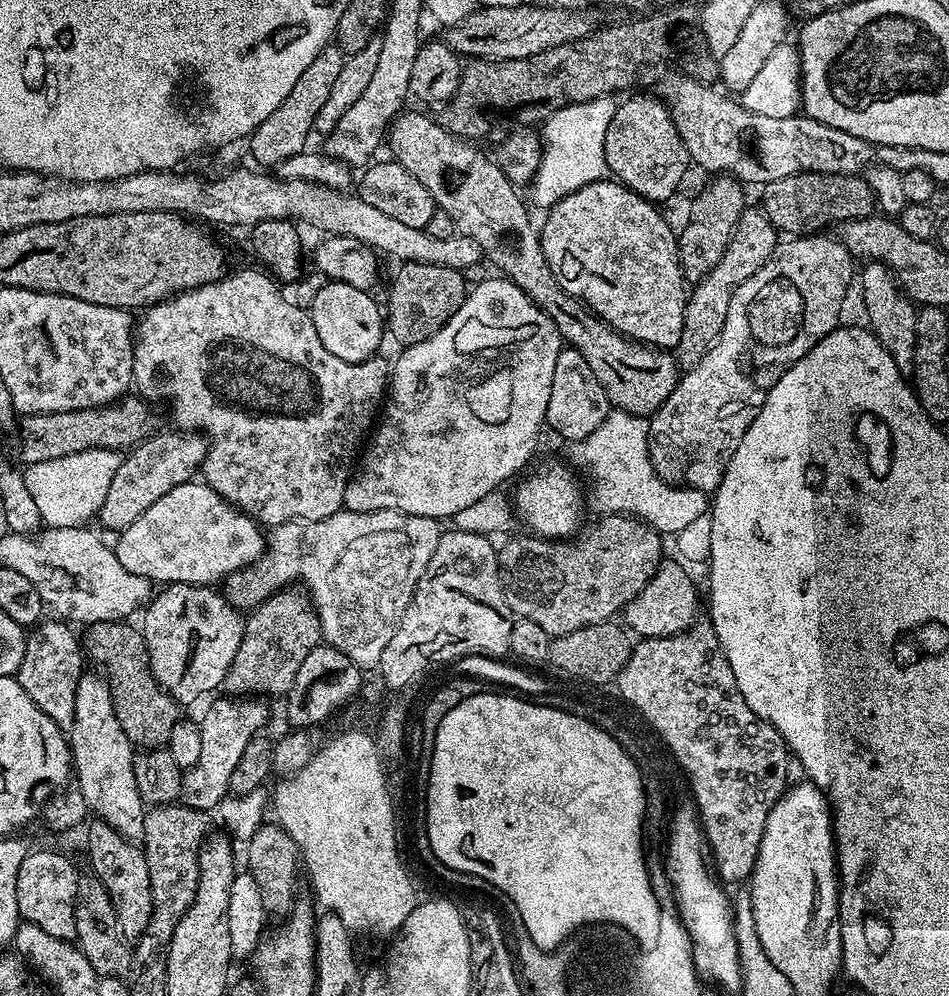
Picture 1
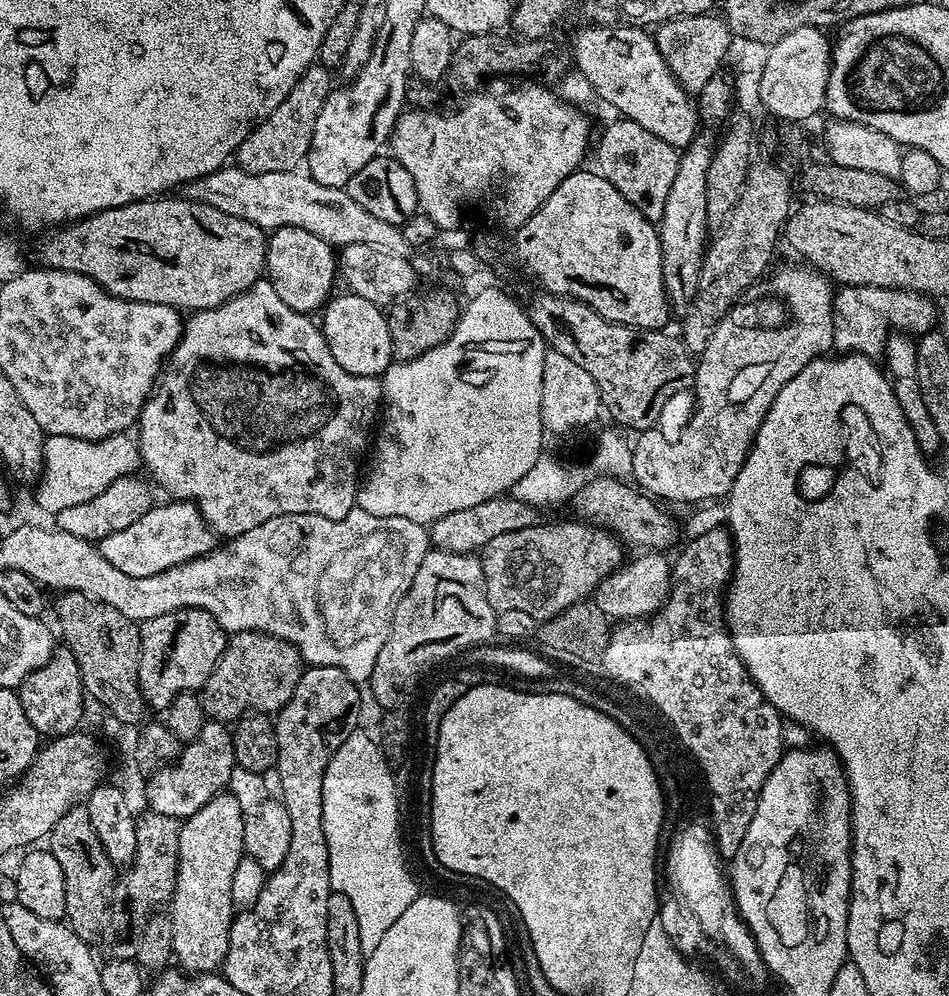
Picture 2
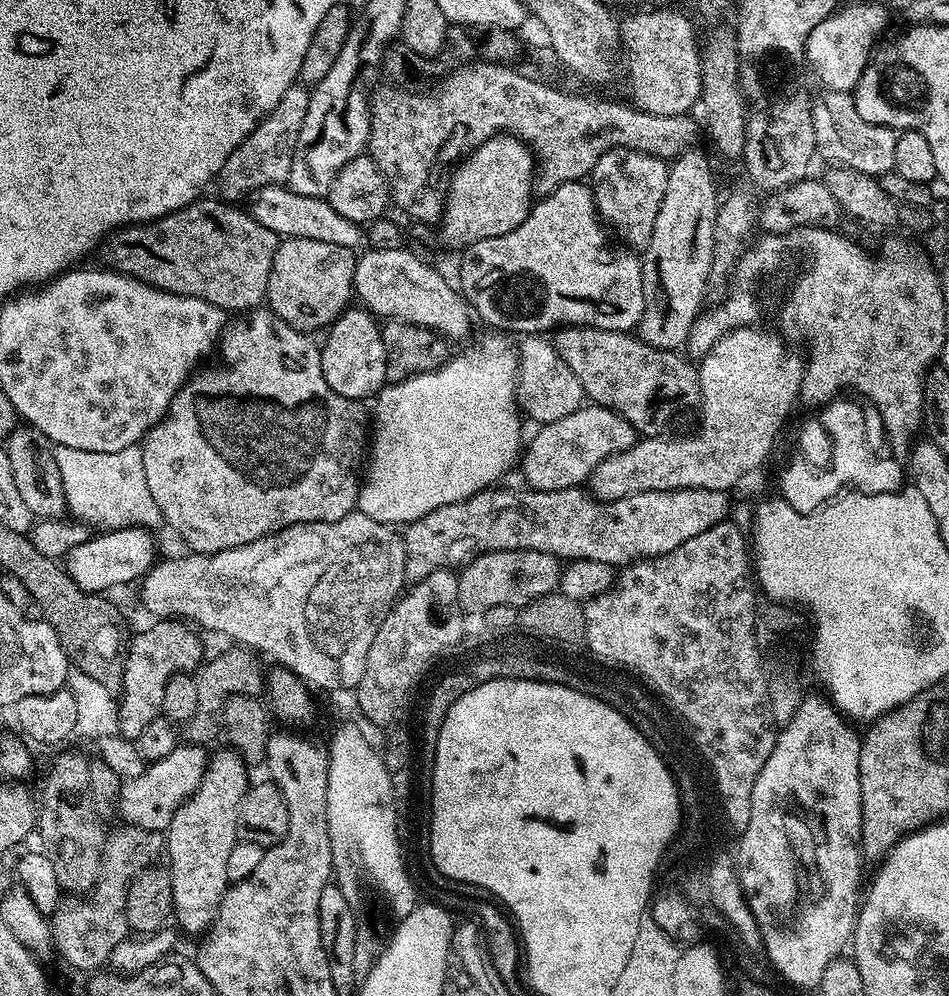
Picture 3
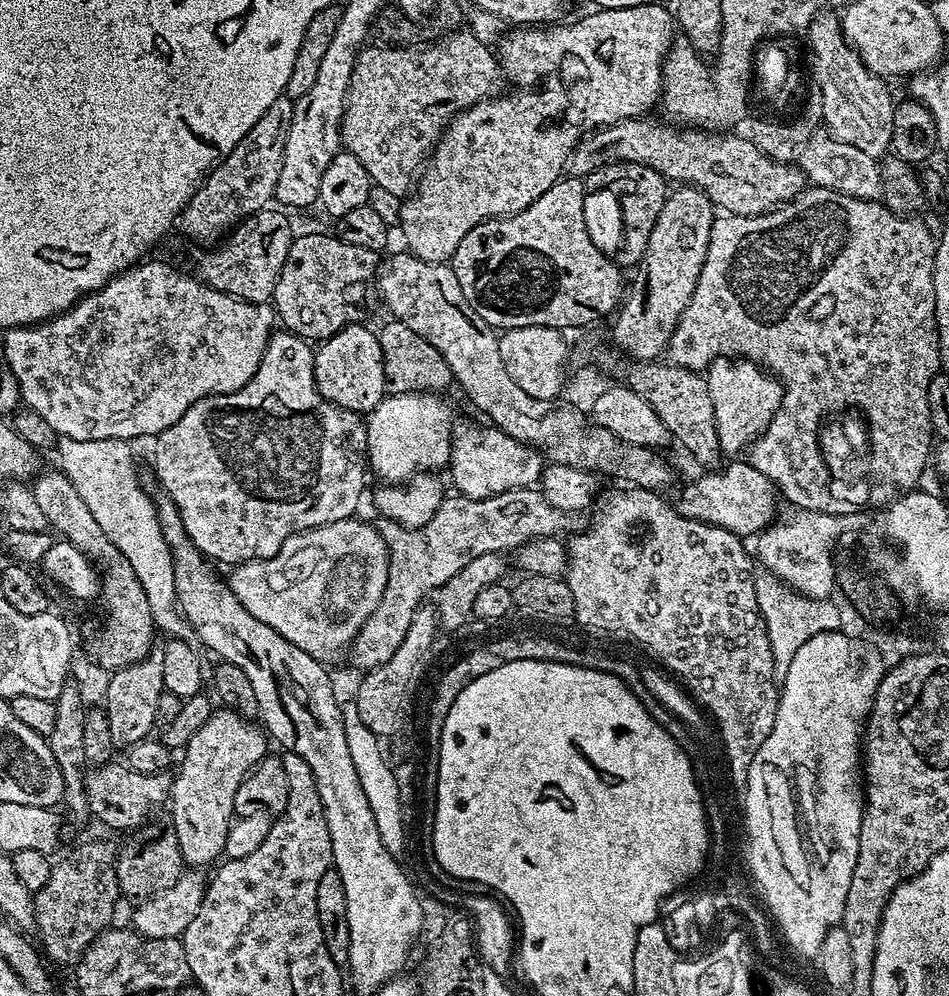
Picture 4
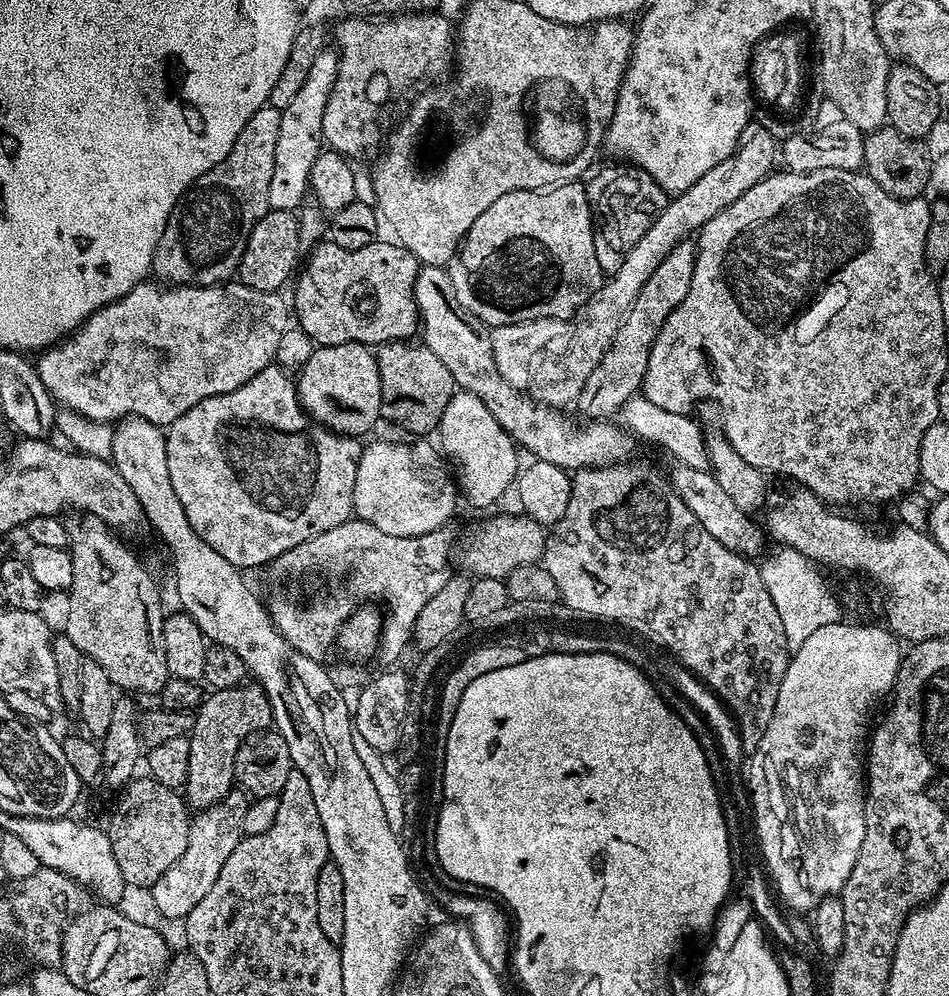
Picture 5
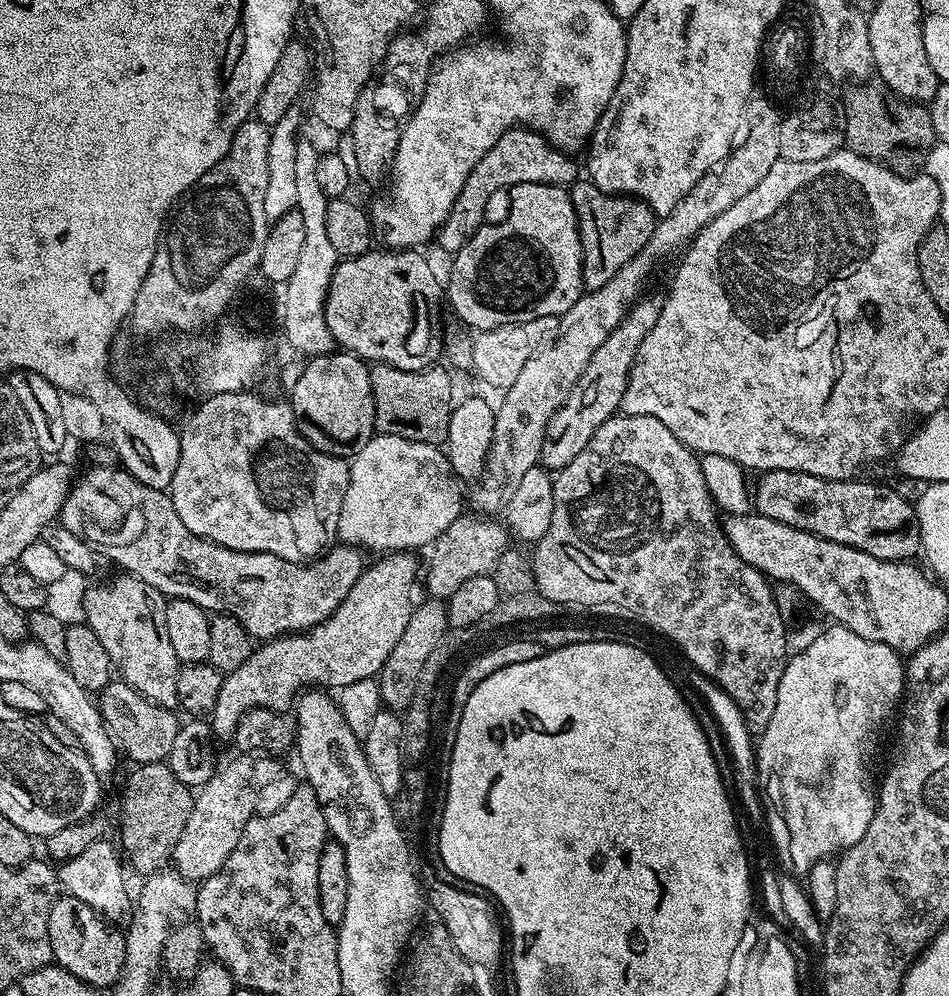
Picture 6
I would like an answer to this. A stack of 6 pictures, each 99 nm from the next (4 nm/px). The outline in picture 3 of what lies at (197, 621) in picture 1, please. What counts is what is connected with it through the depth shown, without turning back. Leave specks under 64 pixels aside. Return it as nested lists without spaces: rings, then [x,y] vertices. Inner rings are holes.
[[[160,618],[152,623],[156,624],[131,637],[122,682],[118,689],[119,735],[125,736],[127,740],[137,740],[142,730],[146,730],[146,726],[150,726],[150,722],[161,715],[160,707],[166,682],[170,682],[170,678],[179,672],[191,673],[199,669],[205,659],[204,644],[200,641],[201,633],[195,627],[179,618]]]

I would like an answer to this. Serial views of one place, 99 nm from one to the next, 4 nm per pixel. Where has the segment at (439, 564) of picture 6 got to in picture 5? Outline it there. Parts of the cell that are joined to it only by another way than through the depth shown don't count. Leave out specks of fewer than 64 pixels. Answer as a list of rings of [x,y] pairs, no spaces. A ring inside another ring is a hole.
[[[517,514],[517,516],[492,516],[481,524],[476,524],[464,537],[459,537],[454,548],[454,560],[461,564],[465,573],[479,578],[498,578],[504,580],[518,566],[538,564],[544,558],[545,525],[537,520]]]

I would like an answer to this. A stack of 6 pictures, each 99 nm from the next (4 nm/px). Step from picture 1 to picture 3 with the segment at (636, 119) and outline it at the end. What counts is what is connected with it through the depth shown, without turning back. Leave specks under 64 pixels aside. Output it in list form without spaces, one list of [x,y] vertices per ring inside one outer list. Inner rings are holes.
[[[612,148],[594,166],[591,175],[604,187],[604,193],[599,193],[601,205],[608,204],[608,212],[612,220],[624,231],[624,236],[633,249],[643,250],[648,247],[650,234],[654,234],[654,218],[658,218],[658,206],[662,206],[662,198],[666,194],[668,181],[668,164],[659,156],[652,156],[649,152],[639,152],[636,148]]]

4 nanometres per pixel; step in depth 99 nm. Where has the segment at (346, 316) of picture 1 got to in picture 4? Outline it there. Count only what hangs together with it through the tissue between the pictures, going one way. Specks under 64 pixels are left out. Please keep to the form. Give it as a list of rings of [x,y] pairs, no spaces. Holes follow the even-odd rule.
[[[360,322],[346,325],[323,341],[314,352],[314,378],[322,398],[340,408],[361,414],[367,414],[379,406],[386,395],[380,337],[364,326]]]

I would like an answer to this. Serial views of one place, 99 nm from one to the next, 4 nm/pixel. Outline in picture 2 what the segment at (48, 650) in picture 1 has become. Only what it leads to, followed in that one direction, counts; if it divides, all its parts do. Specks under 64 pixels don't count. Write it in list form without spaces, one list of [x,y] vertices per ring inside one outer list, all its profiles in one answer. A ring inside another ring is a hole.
[[[53,647],[48,663],[43,664],[37,672],[31,672],[21,682],[18,695],[22,710],[26,710],[26,718],[30,718],[30,726],[34,726],[34,730],[39,732],[41,737],[65,736],[81,727],[80,719],[84,716],[86,693],[78,662],[74,662],[74,654],[70,654],[68,648]]]

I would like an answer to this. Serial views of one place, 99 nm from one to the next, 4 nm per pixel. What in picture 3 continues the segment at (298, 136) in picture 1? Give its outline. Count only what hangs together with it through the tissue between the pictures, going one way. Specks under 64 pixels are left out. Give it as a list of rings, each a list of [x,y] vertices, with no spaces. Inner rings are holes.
[[[299,82],[292,84],[290,90],[286,90],[286,94],[282,94],[278,106],[274,106],[274,110],[270,110],[270,114],[261,120],[260,125],[236,147],[234,154],[230,154],[230,158],[226,158],[218,177],[221,192],[219,195],[225,201],[240,202],[243,196],[245,198],[251,197],[266,186],[271,184],[283,185],[287,181],[290,174],[290,162],[294,162],[294,150],[298,142],[298,134],[302,134],[302,122],[305,121],[306,110],[310,107],[310,96],[311,91],[305,85]]]

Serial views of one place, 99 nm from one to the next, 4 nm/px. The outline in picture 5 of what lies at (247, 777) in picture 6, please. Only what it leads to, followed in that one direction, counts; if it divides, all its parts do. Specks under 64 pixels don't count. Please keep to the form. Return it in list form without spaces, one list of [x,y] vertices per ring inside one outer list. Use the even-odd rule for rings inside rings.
[[[233,790],[228,793],[225,800],[219,800],[214,806],[197,811],[191,817],[186,852],[150,889],[152,900],[162,915],[179,921],[188,916],[190,910],[194,910],[194,906],[202,902],[202,898],[206,898],[210,886],[214,886],[218,879],[222,866],[226,866],[226,858],[234,854],[234,846],[238,846],[242,839],[244,815],[249,803],[249,797],[243,791]]]

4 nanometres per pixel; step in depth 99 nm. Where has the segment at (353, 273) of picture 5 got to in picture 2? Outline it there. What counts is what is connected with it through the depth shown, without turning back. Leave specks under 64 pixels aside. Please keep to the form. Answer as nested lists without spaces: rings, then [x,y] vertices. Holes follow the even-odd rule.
[[[286,226],[273,229],[268,236],[267,262],[265,264],[266,278],[271,282],[273,290],[277,291],[278,298],[290,306],[295,312],[304,315],[319,311],[326,304],[333,293],[334,278],[338,276],[338,256],[333,245],[311,234],[301,227]]]

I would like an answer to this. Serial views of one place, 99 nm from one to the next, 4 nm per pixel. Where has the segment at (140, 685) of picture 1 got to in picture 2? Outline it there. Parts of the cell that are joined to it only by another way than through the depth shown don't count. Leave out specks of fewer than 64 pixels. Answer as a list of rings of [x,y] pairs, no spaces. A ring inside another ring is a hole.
[[[62,592],[55,597],[56,620],[60,623],[58,636],[63,647],[74,654],[74,662],[78,662],[78,670],[82,674],[85,693],[102,704],[120,724],[139,725],[145,719],[146,705],[142,698],[142,690],[138,682],[138,662],[140,661],[140,624],[126,618],[114,606],[106,606],[97,600],[91,600],[81,592]]]

